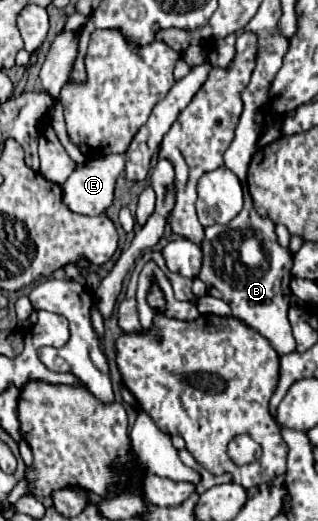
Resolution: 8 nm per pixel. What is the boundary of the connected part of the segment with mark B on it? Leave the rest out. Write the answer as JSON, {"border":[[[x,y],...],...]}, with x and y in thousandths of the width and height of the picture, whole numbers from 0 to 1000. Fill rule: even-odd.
{"border":[[[767,367],[767,401],[711,432],[667,432],[648,440],[635,463],[642,501],[629,536],[654,551],[654,566],[711,578],[730,593],[730,608],[755,612],[799,635],[811,635],[830,651],[849,655],[874,681],[918,678],[931,670],[918,631],[906,620],[906,589],[912,589],[912,555],[906,543],[918,536],[918,489],[906,478],[887,478],[862,451],[862,428],[849,420],[818,417],[799,405],[792,378]],[[799,459],[824,482],[830,509],[774,509],[761,505],[761,466]]]}

